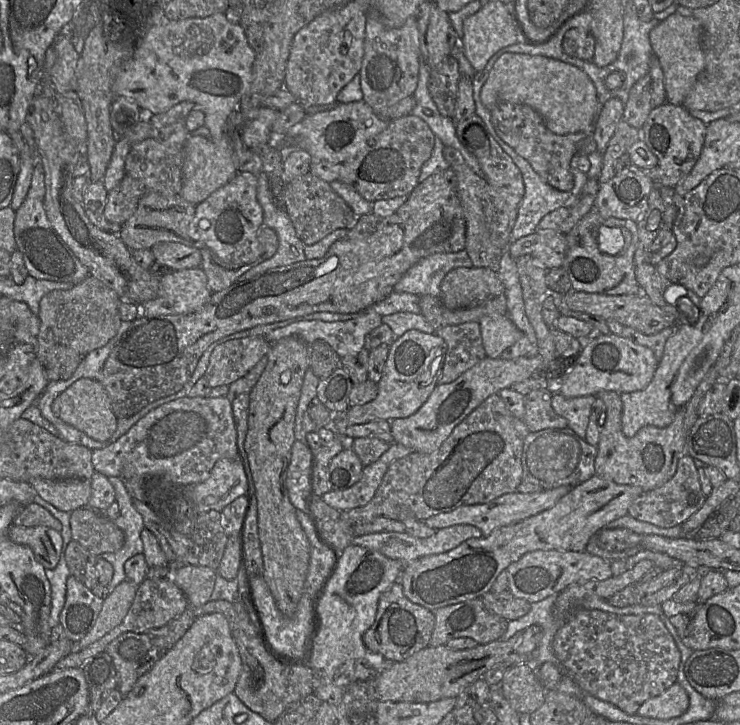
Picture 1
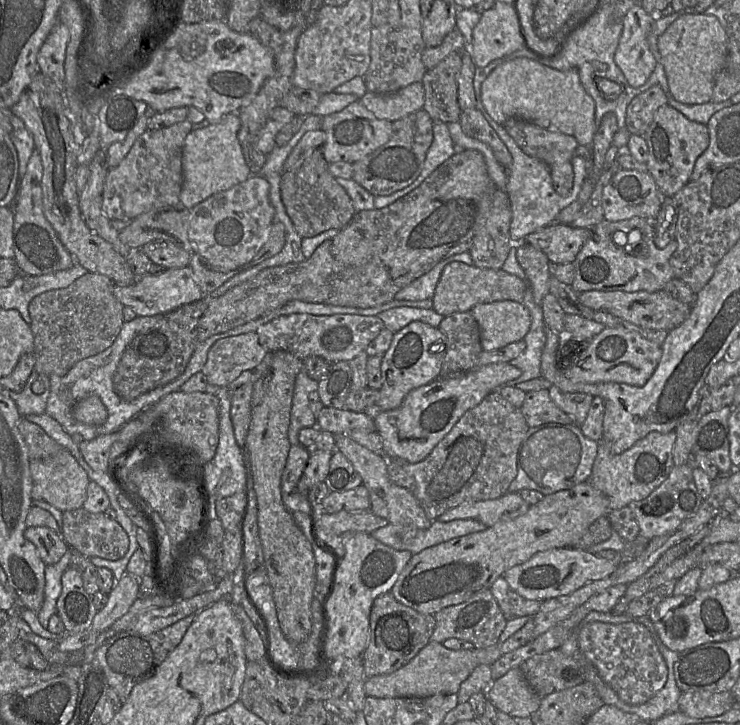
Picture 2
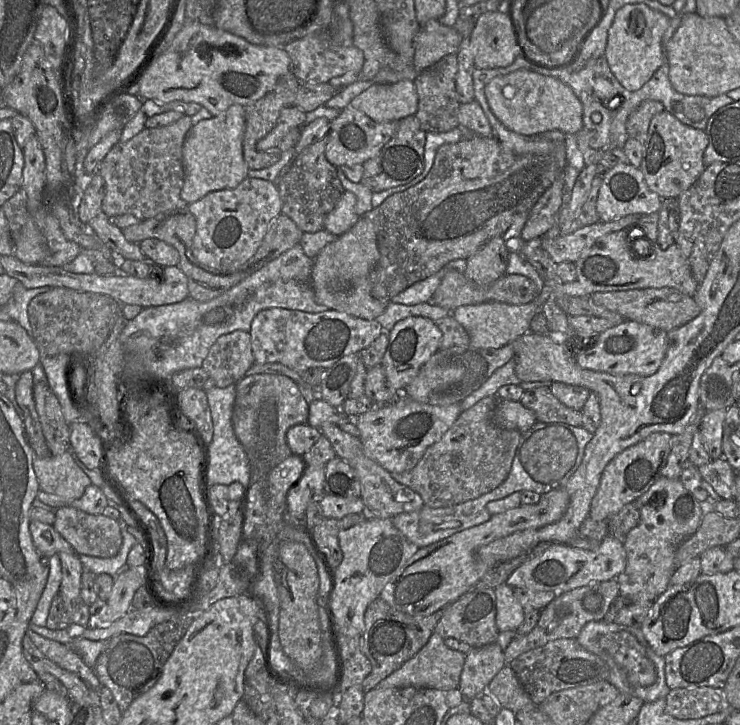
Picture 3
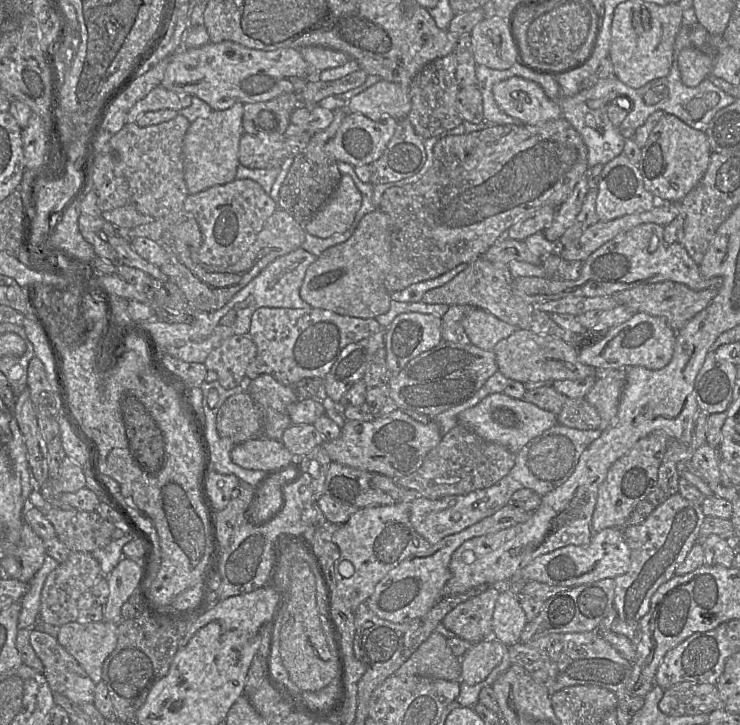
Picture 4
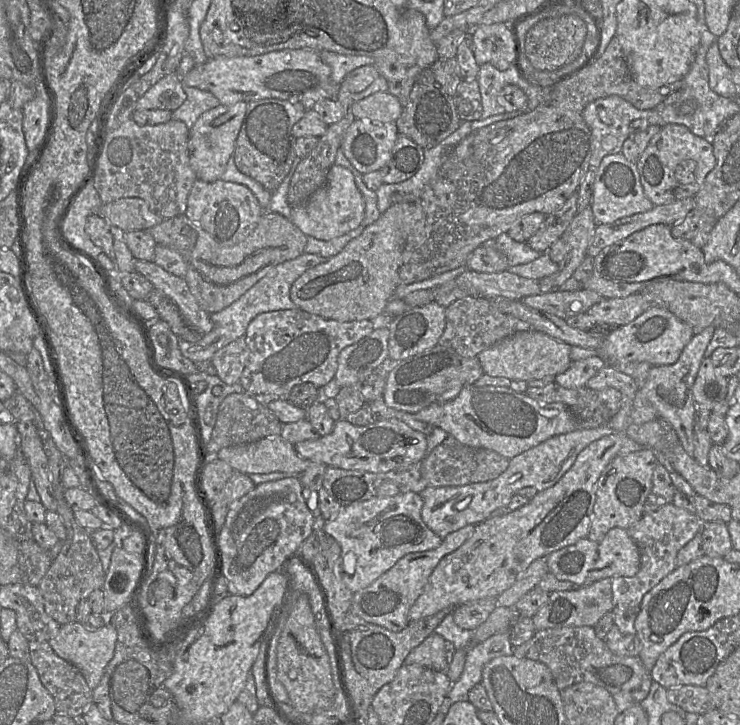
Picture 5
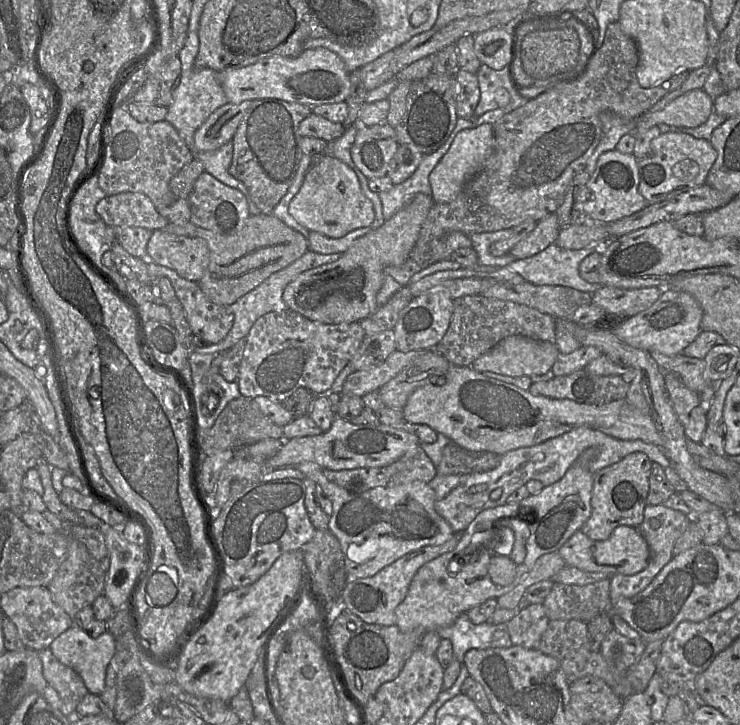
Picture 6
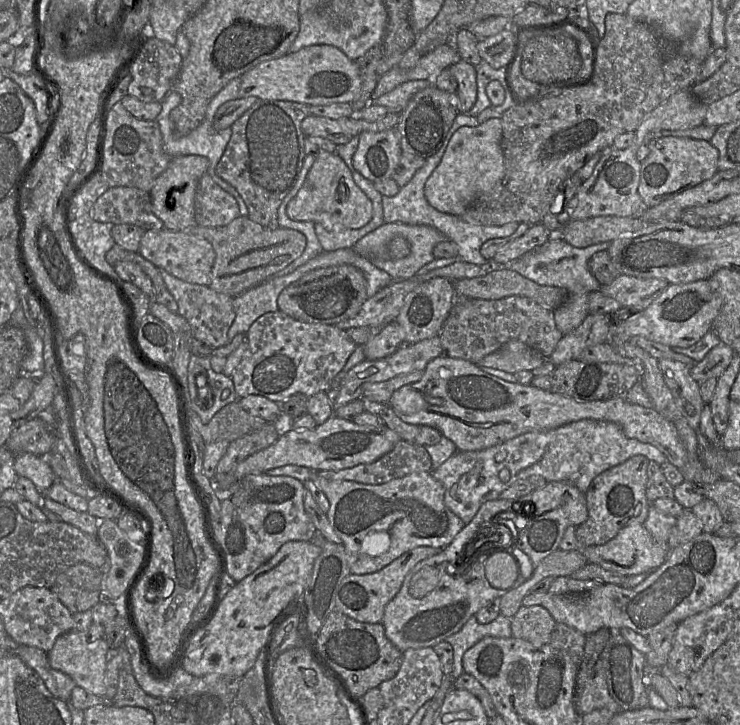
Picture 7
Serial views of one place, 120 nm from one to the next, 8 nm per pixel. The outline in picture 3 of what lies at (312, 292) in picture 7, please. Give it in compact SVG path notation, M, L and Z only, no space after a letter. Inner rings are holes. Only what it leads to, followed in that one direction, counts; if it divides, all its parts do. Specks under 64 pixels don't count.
M359 217L347 232L327 244L314 258L310 283L315 300L329 310L346 313L365 320L380 316L388 303L374 298L371 294L371 272L380 259L376 229L367 217Z

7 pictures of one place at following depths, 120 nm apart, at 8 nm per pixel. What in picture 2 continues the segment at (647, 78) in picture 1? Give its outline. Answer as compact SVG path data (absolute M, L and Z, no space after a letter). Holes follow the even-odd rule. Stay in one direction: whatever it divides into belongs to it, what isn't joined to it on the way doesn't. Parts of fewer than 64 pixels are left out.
M654 85L637 95L628 105L626 111L626 127L631 134L644 136L652 123L655 112L668 104L663 89Z

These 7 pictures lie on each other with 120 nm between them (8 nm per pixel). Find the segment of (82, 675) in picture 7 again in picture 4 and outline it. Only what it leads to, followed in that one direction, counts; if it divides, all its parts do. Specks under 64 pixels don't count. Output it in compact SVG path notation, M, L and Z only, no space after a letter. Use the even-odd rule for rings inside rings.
M81 613L80 619L76 622L65 624L59 628L56 637L58 643L65 648L65 650L78 662L78 664L85 670L87 675L96 685L102 681L102 666L106 658L113 652L117 645L118 638L118 623L116 622L82 622Z

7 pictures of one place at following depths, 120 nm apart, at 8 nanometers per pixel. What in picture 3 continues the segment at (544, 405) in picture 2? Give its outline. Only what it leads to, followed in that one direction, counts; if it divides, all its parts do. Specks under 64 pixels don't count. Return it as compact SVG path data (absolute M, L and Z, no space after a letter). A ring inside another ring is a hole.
M536 388L525 391L520 402L532 410L541 423L563 423L573 427L582 427L582 411L571 409L562 404L550 388Z

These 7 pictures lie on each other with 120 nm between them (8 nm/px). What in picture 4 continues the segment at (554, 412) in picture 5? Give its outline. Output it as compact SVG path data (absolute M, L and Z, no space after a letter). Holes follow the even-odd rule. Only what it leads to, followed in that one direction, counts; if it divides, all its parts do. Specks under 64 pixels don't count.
M493 393L477 405L462 411L458 423L471 429L483 439L506 447L517 454L531 440L558 424L556 416L533 403L516 399L505 393Z

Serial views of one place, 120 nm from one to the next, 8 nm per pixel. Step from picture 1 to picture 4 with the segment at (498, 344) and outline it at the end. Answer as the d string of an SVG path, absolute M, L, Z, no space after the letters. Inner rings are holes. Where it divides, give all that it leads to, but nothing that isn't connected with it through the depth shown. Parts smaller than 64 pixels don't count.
M473 308L462 319L462 326L471 343L483 350L493 350L495 345L509 337L517 328L493 314Z

